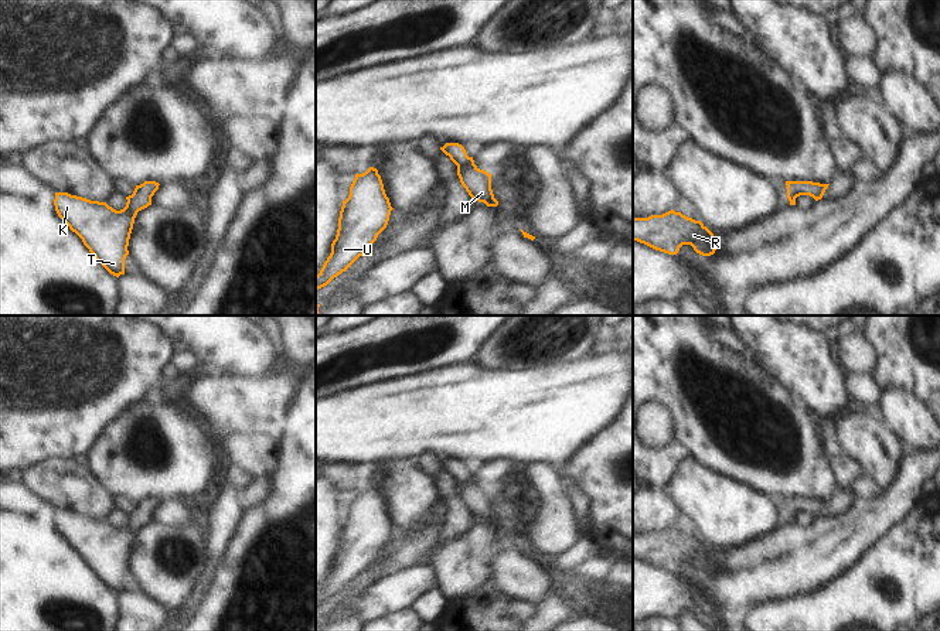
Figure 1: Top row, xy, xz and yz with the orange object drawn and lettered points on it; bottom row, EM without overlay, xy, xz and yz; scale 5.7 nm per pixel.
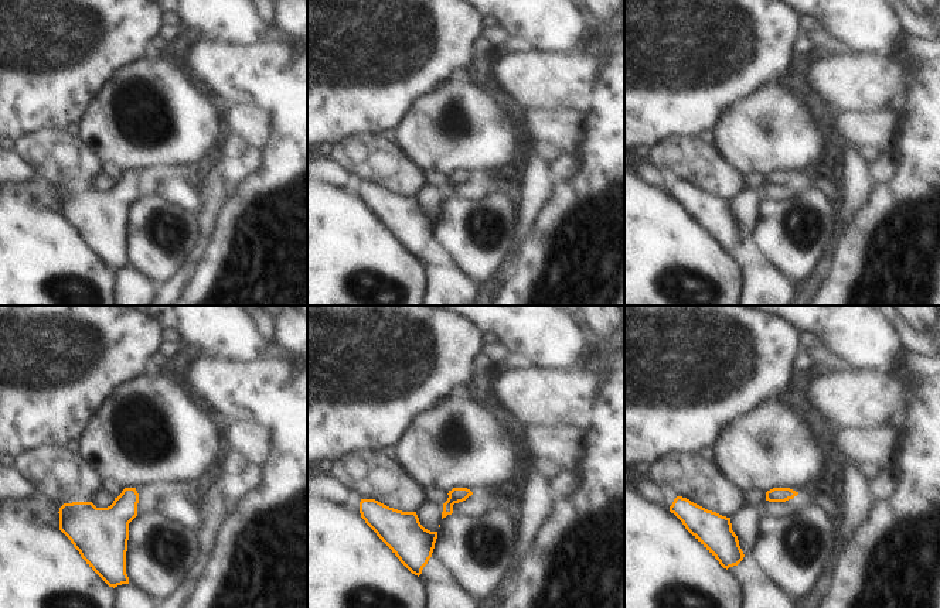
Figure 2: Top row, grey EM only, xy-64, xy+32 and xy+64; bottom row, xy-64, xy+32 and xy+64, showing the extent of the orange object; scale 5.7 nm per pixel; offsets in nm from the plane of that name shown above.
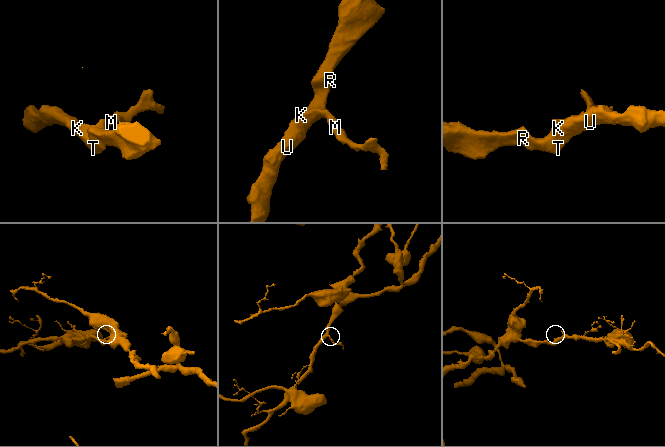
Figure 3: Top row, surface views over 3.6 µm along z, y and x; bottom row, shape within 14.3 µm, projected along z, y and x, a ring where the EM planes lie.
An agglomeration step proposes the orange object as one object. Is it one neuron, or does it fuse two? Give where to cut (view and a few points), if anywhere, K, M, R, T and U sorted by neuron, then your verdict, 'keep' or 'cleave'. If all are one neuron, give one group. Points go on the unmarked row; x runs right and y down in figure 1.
no cut | K M R T U | keep

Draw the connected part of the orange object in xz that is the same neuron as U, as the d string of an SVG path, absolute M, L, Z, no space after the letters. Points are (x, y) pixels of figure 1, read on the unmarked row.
M377 485L355 491L350 512L343 518L331 570L316 593L316 607L327 603L367 569L386 545L392 526Z

